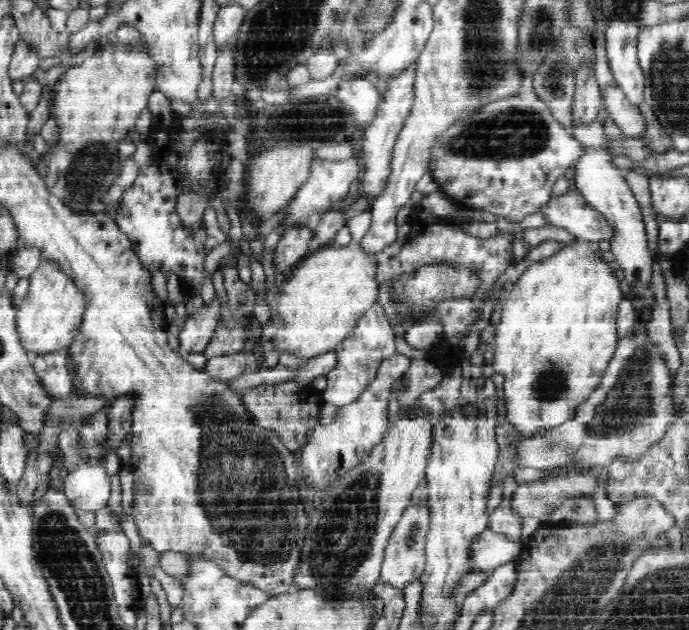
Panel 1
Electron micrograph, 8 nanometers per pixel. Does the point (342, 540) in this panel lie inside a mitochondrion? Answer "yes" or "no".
yes

